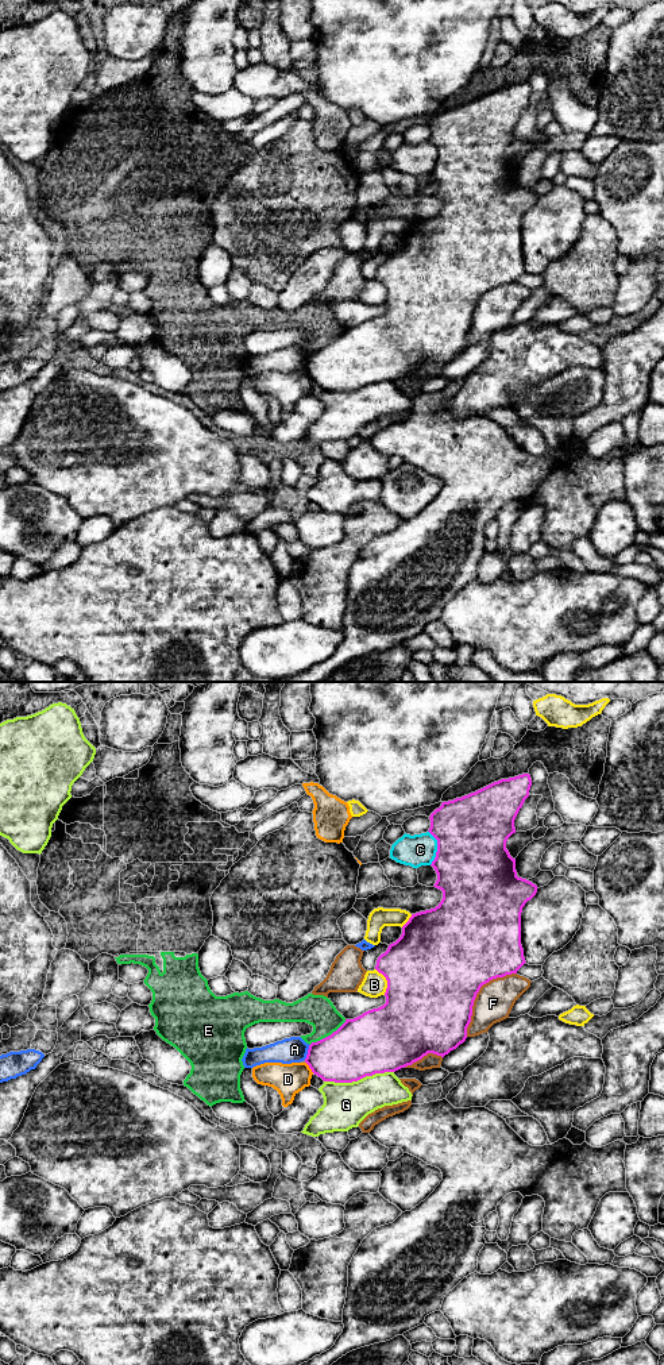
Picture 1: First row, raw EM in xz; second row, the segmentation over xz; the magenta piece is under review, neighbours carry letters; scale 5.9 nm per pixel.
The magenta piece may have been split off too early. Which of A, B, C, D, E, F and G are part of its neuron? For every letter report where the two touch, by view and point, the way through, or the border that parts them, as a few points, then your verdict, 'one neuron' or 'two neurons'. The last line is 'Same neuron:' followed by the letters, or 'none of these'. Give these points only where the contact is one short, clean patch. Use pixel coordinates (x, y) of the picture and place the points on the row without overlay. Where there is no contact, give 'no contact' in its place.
A: meets magenta in xz at (308, 361); two neurons
B: meets magenta in xz at (388, 290); two neurons
C: meets magenta in xz at (437, 157); two neurons
D: meets magenta in xz at (309, 376); two neurons
E: meets magenta in xz at (328, 344); border along xz (346, 328), (329, 343), (309, 354); two neurons
F: meets magenta in xz at (477, 301); two neurons
G: meets magenta in xz at (358, 388); two neurons
Same neuron: none of these

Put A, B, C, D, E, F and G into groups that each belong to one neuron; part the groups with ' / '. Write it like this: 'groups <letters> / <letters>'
groups A / B / C / D / E / F / G

